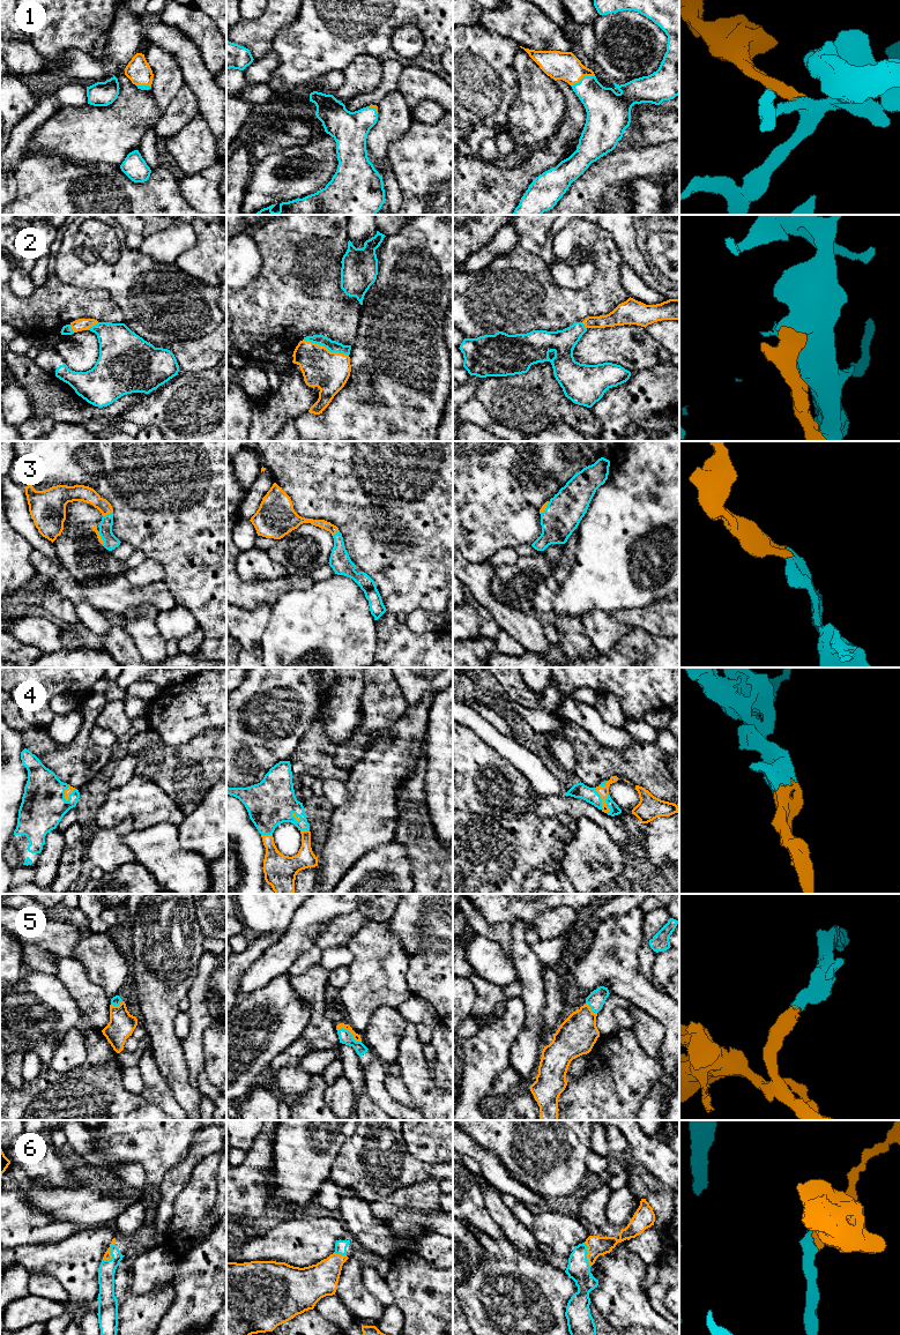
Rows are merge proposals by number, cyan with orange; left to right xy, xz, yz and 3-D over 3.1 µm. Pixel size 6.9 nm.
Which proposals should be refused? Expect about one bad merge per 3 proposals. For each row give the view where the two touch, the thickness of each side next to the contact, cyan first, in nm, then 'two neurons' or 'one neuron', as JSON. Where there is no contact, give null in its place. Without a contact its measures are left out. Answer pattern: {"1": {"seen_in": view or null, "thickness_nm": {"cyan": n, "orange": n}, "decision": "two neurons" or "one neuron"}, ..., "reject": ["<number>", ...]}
{"1": {"seen_in": "yz", "thickness_nm": {"cyan": 260, "orange": 200}, "decision": "one neuron"}, "2": {"seen_in": "xz", "thickness_nm": {"cyan": 80, "orange": 280}, "decision": "one neuron"}, "3": {"seen_in": "xy", "thickness_nm": {"cyan": 100, "orange": 30}, "decision": "one neuron"}, "4": {"seen_in": "xy", "thickness_nm": {"cyan": 320, "orange": 50}, "decision": "one neuron"}, "5": {"seen_in": "xz", "thickness_nm": {"cyan": 100, "orange": 50}, "decision": "one neuron"}, "6": {"seen_in": "yz", "thickness_nm": {"cyan": 160, "orange": 130}, "decision": "one neuron"}, "reject": []}

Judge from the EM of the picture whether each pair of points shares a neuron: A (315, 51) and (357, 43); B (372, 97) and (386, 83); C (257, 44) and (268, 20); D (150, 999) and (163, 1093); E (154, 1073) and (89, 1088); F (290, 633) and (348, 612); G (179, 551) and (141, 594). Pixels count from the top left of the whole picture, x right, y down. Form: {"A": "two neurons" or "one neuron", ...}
{"A": "one neuron", "B": "one neuron", "C": "one neuron", "D": "two neurons", "E": "two neurons", "F": "one neuron", "G": "two neurons"}

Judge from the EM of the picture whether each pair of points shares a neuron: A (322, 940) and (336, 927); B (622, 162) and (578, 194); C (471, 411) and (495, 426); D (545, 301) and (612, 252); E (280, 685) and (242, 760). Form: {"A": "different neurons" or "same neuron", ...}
{"A": "same neuron", "B": "same neuron", "C": "same neuron", "D": "same neuron", "E": "same neuron"}

